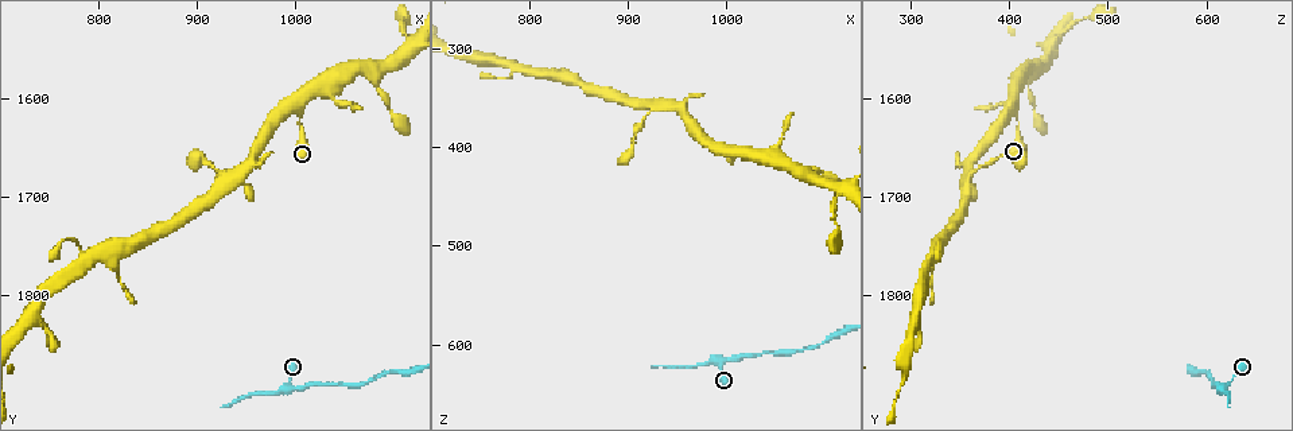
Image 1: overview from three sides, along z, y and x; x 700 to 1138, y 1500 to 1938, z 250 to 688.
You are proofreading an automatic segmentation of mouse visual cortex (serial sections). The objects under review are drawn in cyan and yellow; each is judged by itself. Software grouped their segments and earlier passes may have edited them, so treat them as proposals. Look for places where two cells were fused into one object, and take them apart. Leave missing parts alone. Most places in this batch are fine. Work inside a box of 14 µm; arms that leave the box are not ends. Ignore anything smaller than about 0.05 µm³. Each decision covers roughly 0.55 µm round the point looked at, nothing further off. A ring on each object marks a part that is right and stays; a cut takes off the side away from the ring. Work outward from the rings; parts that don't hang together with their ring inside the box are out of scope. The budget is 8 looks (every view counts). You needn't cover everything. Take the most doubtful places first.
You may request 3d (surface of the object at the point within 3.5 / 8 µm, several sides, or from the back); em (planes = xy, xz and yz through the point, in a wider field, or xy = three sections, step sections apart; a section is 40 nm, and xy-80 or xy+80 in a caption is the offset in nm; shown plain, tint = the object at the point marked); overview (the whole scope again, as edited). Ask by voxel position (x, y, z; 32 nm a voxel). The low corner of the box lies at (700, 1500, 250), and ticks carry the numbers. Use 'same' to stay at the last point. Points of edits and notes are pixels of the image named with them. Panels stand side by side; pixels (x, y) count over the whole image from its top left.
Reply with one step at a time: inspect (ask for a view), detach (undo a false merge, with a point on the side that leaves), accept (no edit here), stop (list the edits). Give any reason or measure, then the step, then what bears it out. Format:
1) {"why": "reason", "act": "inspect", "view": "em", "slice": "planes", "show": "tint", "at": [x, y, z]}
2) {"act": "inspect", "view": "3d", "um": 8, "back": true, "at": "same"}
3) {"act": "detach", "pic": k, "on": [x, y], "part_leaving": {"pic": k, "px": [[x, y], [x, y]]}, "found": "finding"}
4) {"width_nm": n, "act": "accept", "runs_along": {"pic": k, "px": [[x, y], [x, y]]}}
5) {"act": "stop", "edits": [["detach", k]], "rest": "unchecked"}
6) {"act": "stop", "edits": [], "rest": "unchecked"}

{"act": "inspect", "view": "3d", "um": 3.5, "at": [1005, 1895, 615]}

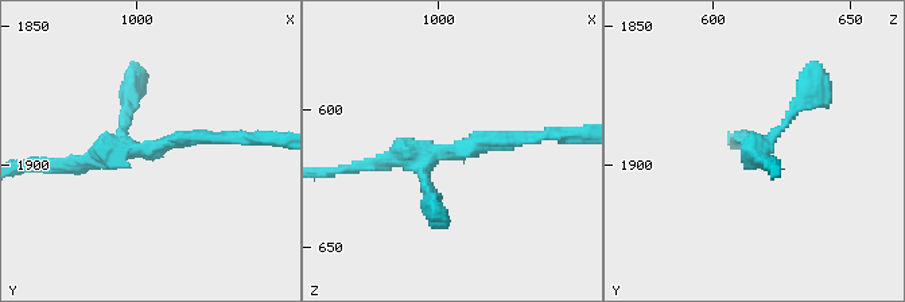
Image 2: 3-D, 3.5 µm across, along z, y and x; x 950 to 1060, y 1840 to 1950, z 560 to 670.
{"act": "inspect", "view": "em", "slice": "xy", "step": 5, "show": "tint", "at": [1001, 1896, 615]}

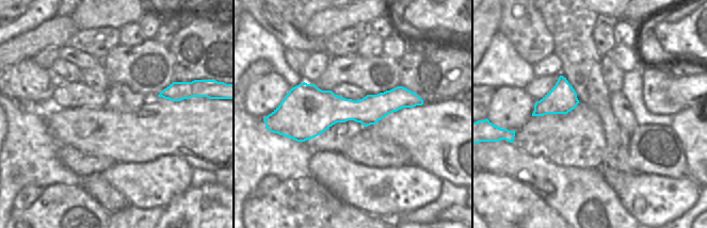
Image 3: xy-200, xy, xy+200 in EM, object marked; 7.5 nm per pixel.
{"width_nm": 280, "act": "accept", "runs_along": {"pic": 3, "px": [[419, 101], [283, 108]]}, "found": "all the same cell"}

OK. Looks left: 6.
{"act": "inspect", "view": "3d", "um": 3.5, "back": true, "at": [1005, 1610, 405]}

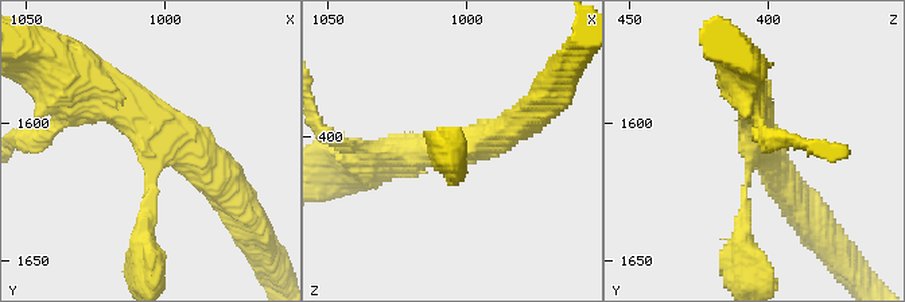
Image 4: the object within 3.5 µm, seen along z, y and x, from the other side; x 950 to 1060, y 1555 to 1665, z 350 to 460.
{"arms": 3, "arm_widths_nm": [250, 400, 400], "why": "now the EM", "act": "inspect", "view": "em", "slice": "xy", "step": 2, "show": "tint", "at": [1003, 1615, 406]}

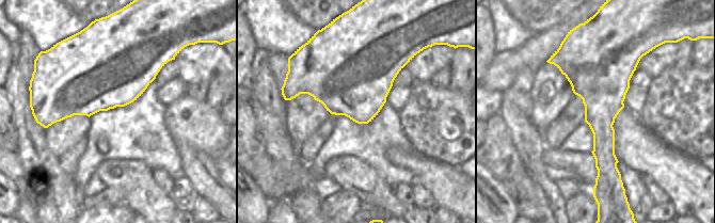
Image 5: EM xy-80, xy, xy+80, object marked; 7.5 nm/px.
{"why": "another direction", "act": "inspect", "view": "em", "slice": "xy", "step": 1, "show": "tint", "at": "same"}

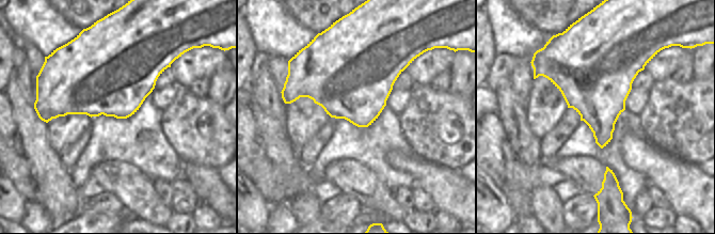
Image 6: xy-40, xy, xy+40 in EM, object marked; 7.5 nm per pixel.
{"act": "accept", "runs_along": {"pic": 4, "px": [[146, 251], [150, 171], [170, 147], [220, 185]]}, "found": "all the same cell"}

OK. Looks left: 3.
{"why": "sharp bend", "act": "inspect", "view": "3d", "um": 3.5, "at": [1115, 1550, 445]}

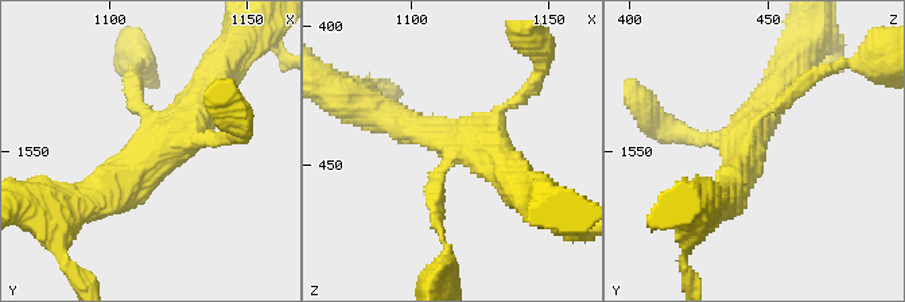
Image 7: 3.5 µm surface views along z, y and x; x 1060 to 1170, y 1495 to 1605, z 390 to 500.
{"act": "inspect", "view": "em", "slice": "xy", "step": 1, "show": "tint", "at": [1118, 1547, 441]}

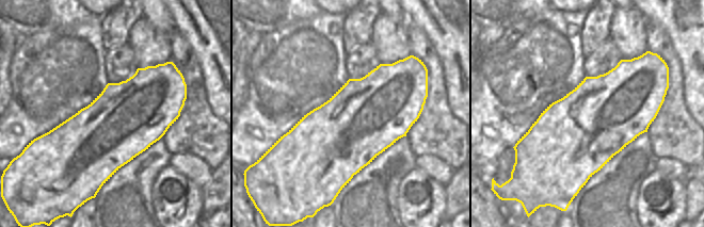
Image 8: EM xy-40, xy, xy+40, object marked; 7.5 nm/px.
{"width_nm": 600, "act": "accept", "runs_along": {"pic": 7, "px": [[721, 201], [758, 117], [800, 85]]}, "found": "all the same cell"}

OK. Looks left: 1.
{"act": "stop", "edits": [], "rest": "unchecked"}

